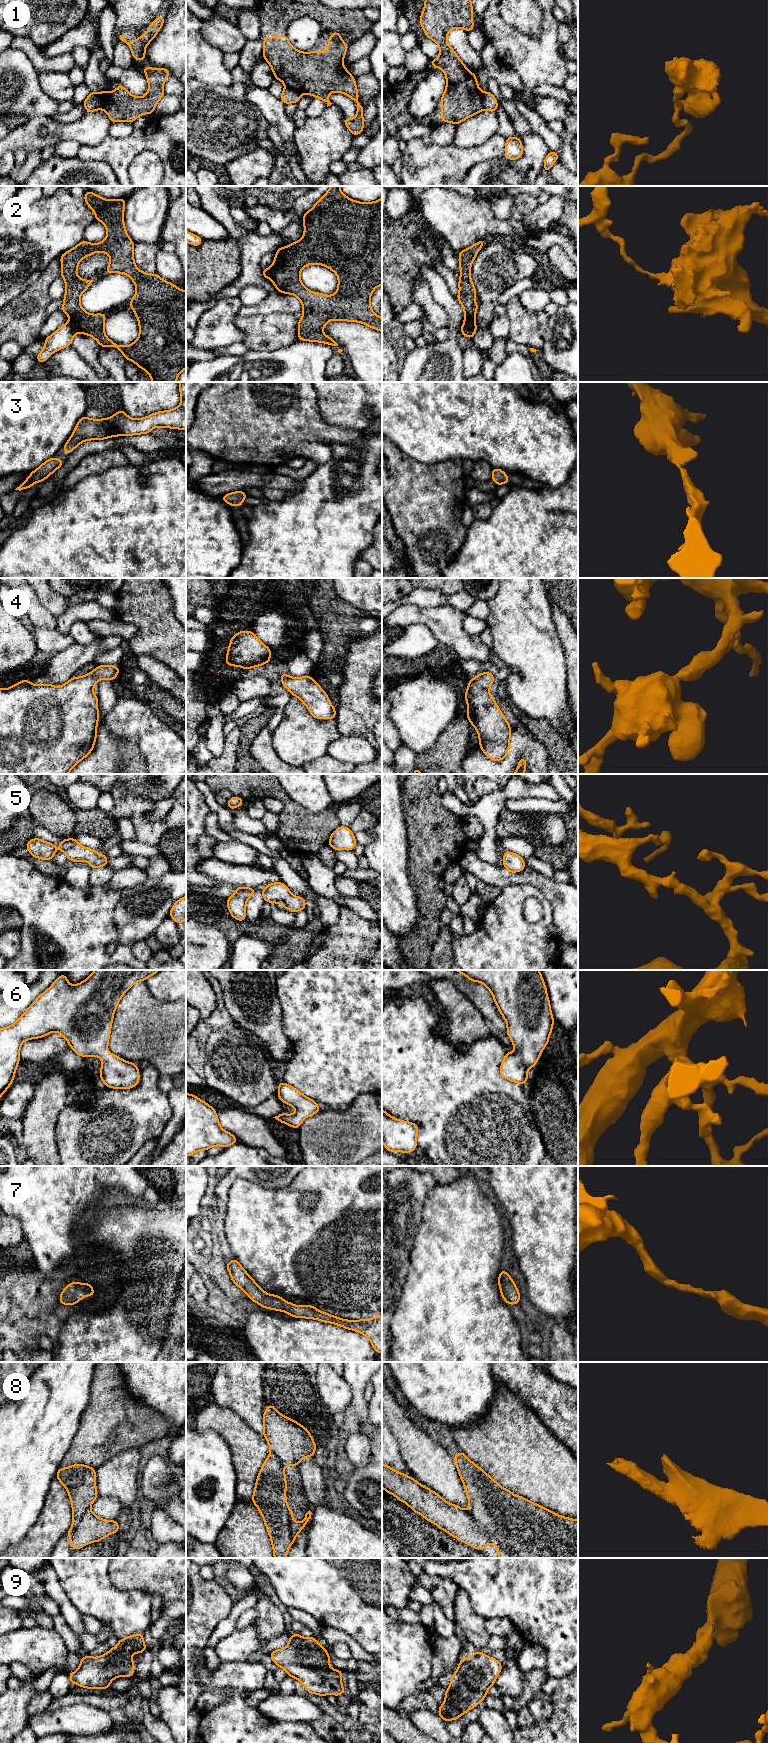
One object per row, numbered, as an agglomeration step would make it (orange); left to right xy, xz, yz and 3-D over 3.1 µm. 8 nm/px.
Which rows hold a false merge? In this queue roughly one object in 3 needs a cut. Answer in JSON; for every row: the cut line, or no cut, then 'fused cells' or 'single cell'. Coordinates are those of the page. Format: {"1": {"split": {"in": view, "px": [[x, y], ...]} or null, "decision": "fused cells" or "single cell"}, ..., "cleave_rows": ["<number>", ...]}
{"1": {"split": {"in": "xy", "px": [[100, 93], [100, 106], [98, 108]]}, "decision": "fused cells"}, "2": {"split": {"in": "xy", "px": [[70, 320], [76, 326], [77, 331]]}, "decision": "fused cells"}, "3": {"split": null, "decision": "single cell"}, "4": {"split": null, "decision": "single cell"}, "5": {"split": null, "decision": "single cell"}, "6": {"split": null, "decision": "single cell"}, "7": {"split": null, "decision": "single cell"}, "8": {"split": {"in": "xy", "px": [[89, 1508], [72, 1529]]}, "decision": "fused cells"}, "9": {"split": null, "decision": "single cell"}, "cleave_rows": ["1", "2", "8"]}

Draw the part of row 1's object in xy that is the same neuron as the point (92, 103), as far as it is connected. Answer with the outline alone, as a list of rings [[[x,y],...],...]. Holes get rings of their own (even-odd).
[[[90,92],[88,97],[83,102],[83,105],[88,112],[94,112],[99,110],[101,105],[101,94],[96,92]]]

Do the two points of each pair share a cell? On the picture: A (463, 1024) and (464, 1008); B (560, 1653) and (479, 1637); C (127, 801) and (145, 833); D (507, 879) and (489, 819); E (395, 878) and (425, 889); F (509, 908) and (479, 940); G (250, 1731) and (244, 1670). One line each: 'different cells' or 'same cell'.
A: same cell
B: different cells
C: same cell
D: different cells
E: different cells
F: same cell
G: same cell

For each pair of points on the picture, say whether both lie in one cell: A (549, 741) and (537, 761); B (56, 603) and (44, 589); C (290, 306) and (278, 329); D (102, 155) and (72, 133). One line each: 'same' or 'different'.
A: different
B: same
C: different
D: different

